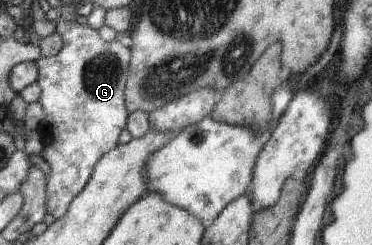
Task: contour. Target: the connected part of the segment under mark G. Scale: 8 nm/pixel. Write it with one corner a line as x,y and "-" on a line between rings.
58,20
55,32
62,37
63,47
56,55
35,61
38,68
37,83
42,89
39,102
45,113
36,131
43,139
41,153
44,161
50,165
50,173
45,174
49,220
64,217
71,201
86,187
97,161
118,145
118,136
126,127
129,116
125,106
125,85
131,60
130,48
121,44
119,38
107,42
100,38
98,30
88,25

